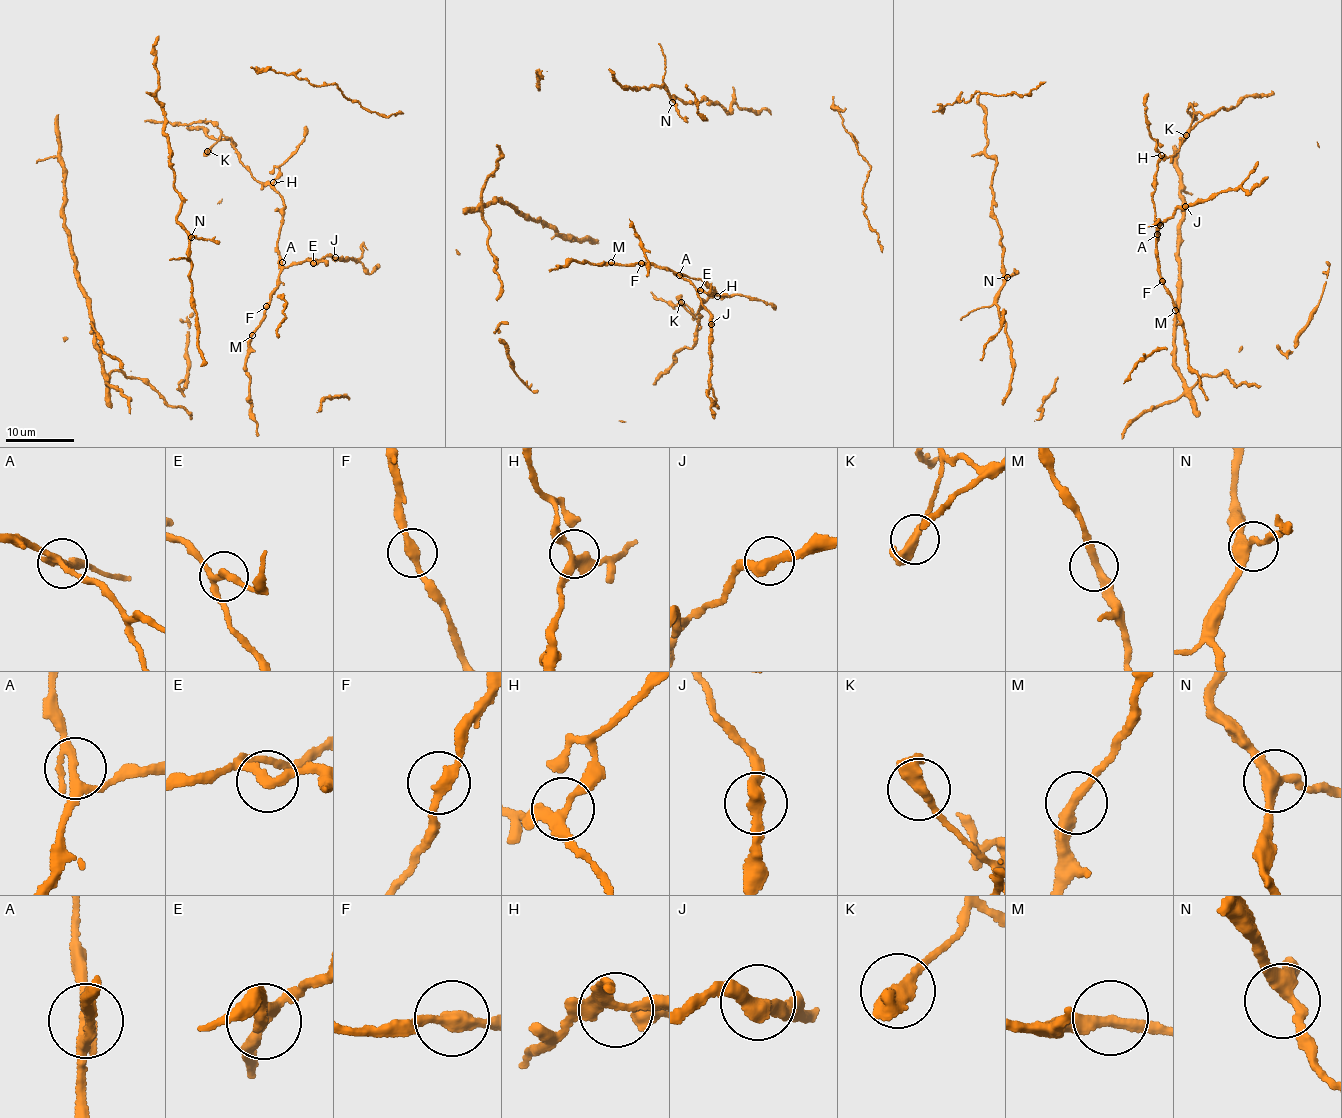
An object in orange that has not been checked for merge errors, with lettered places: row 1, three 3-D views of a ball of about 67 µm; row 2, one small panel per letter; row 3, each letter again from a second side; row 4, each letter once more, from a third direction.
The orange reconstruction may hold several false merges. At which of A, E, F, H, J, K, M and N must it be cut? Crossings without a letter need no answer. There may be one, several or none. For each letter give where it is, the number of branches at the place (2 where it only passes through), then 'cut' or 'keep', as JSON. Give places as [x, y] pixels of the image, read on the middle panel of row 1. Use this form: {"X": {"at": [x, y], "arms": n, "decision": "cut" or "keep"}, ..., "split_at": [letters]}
{"A": {"at": [679, 275], "arms": 4, "decision": "keep"}, "E": {"at": [700, 290], "arms": 2, "decision": "keep"}, "F": {"at": [641, 263], "arms": 2, "decision": "keep"}, "H": {"at": [717, 296], "arms": 3, "decision": "keep"}, "J": {"at": [711, 324], "arms": 2, "decision": "keep"}, "K": {"at": [681, 302], "arms": 2, "decision": "keep"}, "M": {"at": [611, 262], "arms": 2, "decision": "keep"}, "N": {"at": [672, 102], "arms": 3, "decision": "keep"}, "split_at": []}

